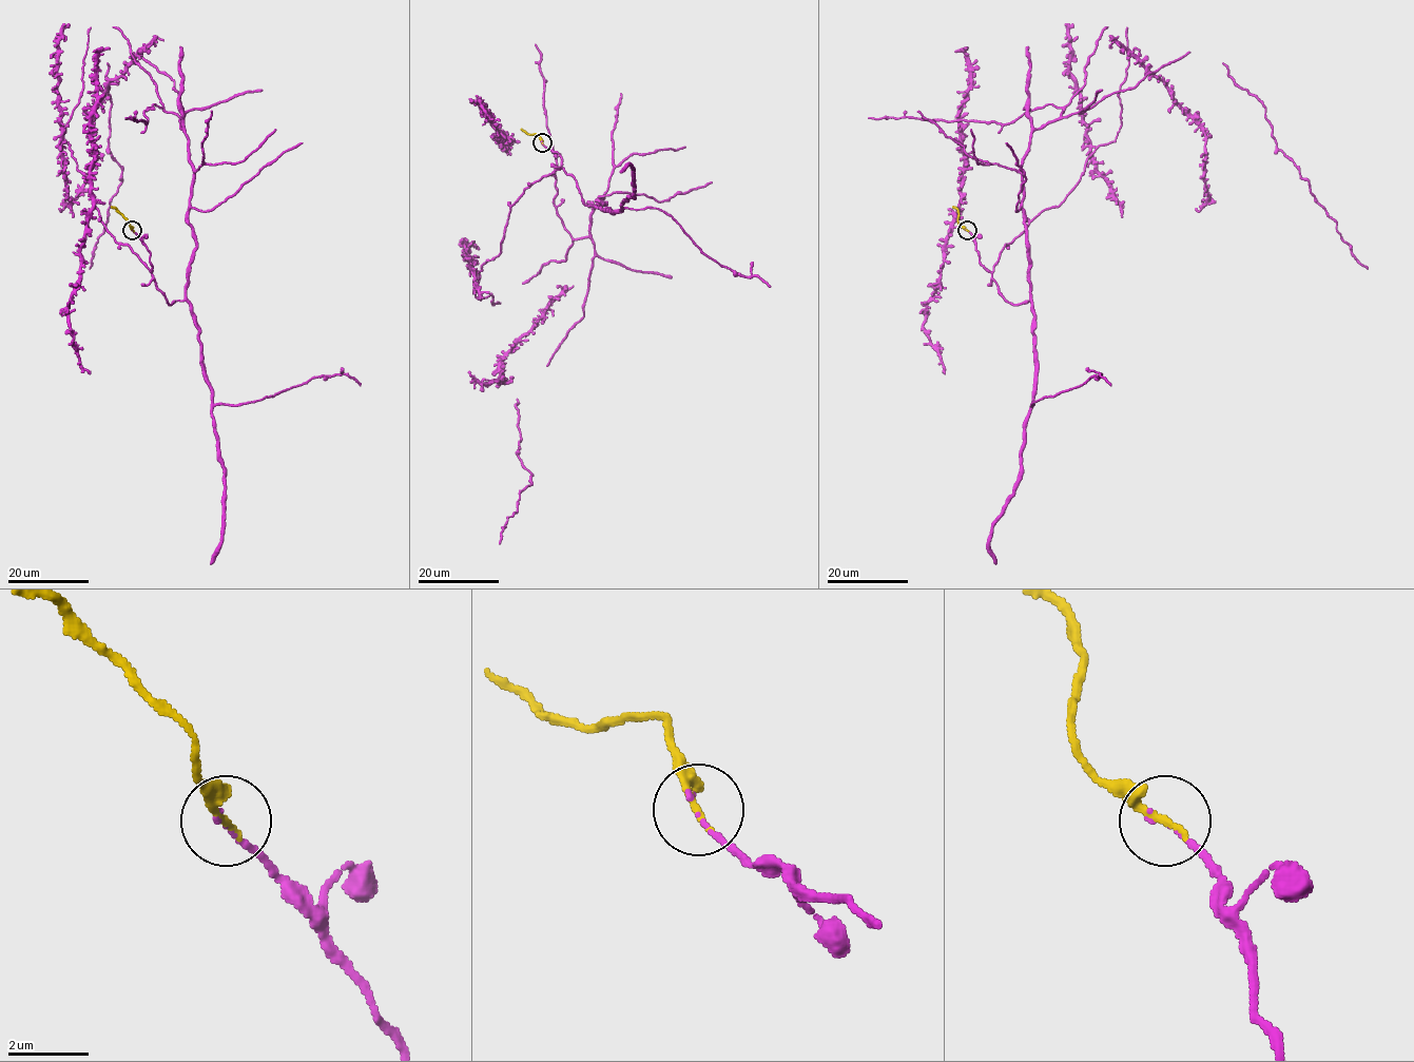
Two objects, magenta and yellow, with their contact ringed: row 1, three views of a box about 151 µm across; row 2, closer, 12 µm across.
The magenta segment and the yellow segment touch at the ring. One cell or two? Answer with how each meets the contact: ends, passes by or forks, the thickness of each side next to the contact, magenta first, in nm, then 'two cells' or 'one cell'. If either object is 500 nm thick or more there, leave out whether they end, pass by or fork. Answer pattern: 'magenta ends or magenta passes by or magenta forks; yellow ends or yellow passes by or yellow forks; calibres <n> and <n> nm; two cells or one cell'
magenta ends; yellow ends; calibres 110 and 200 nm; one cell

